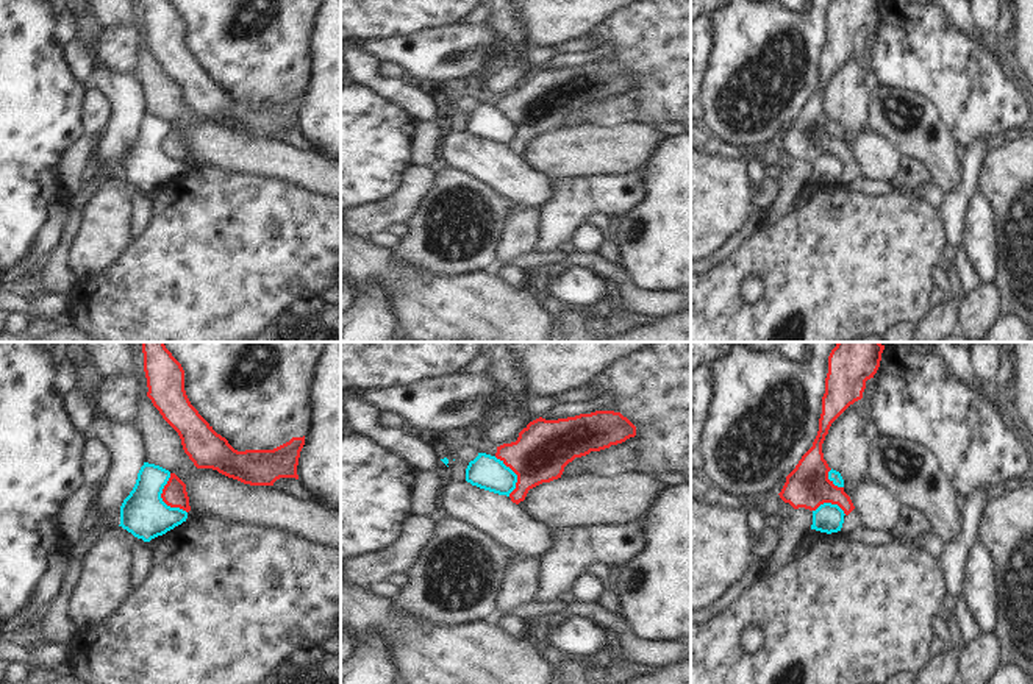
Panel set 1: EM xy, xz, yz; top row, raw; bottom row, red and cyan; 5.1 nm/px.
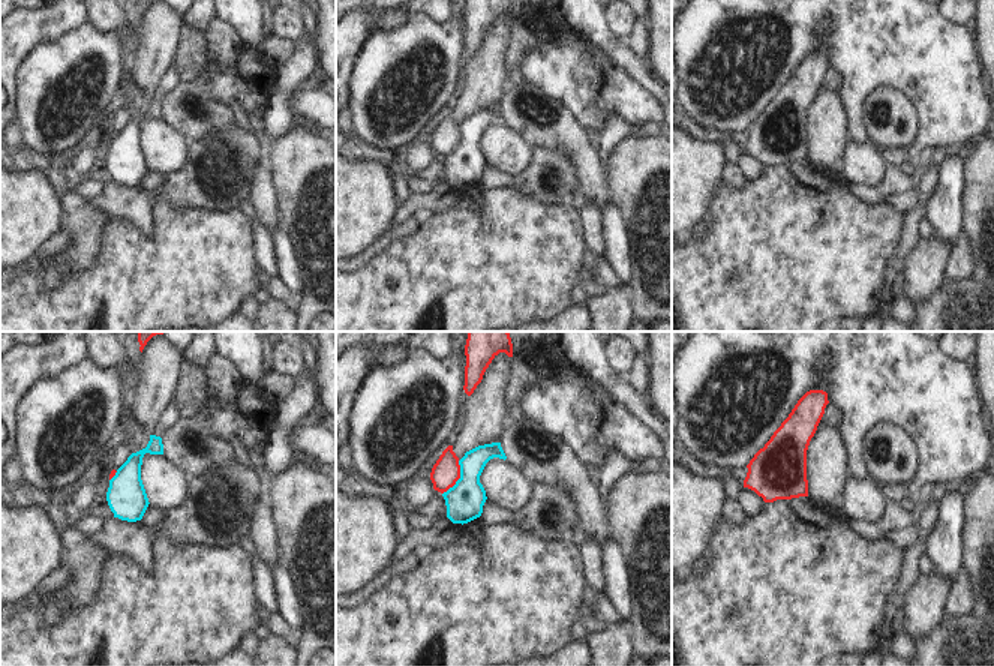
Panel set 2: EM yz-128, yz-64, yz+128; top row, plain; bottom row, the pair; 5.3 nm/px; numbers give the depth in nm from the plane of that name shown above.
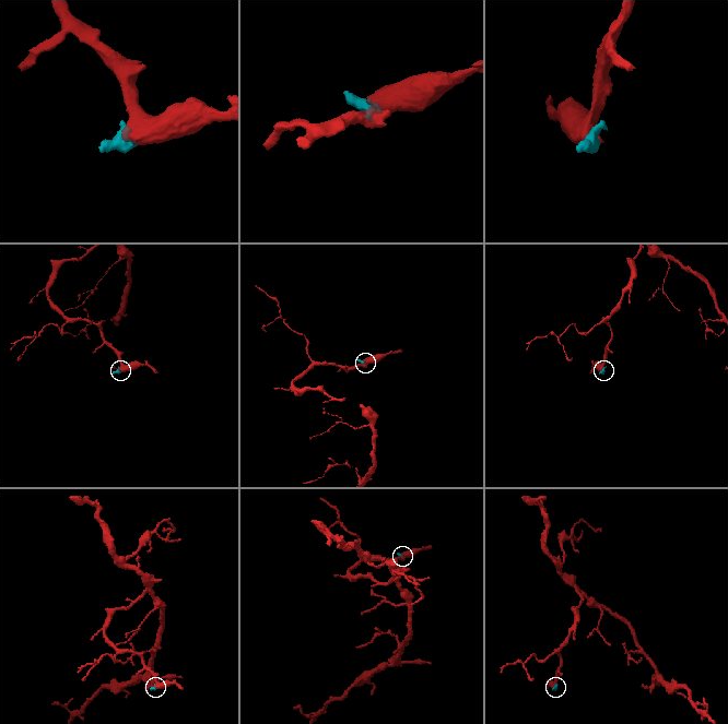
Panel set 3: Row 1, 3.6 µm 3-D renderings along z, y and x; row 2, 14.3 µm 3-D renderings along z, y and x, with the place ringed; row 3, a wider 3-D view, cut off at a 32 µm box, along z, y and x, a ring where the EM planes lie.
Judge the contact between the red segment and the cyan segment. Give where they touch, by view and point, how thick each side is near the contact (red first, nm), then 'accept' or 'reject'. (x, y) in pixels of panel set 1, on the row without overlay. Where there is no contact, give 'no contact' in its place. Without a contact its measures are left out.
contact xy (161, 147); calibres 130 and 240 nm; reject

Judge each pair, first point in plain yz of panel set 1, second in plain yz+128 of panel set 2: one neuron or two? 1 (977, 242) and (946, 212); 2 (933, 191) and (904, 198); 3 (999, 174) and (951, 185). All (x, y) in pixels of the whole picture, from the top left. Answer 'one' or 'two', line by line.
1: one
2: two
3: two

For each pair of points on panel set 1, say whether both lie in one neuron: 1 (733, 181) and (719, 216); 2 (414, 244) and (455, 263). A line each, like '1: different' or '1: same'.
1: same
2: same

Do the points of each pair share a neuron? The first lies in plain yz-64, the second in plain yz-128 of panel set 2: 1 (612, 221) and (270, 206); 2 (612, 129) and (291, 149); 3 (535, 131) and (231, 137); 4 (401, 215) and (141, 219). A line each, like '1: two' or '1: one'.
1: two
2: two
3: two
4: one

